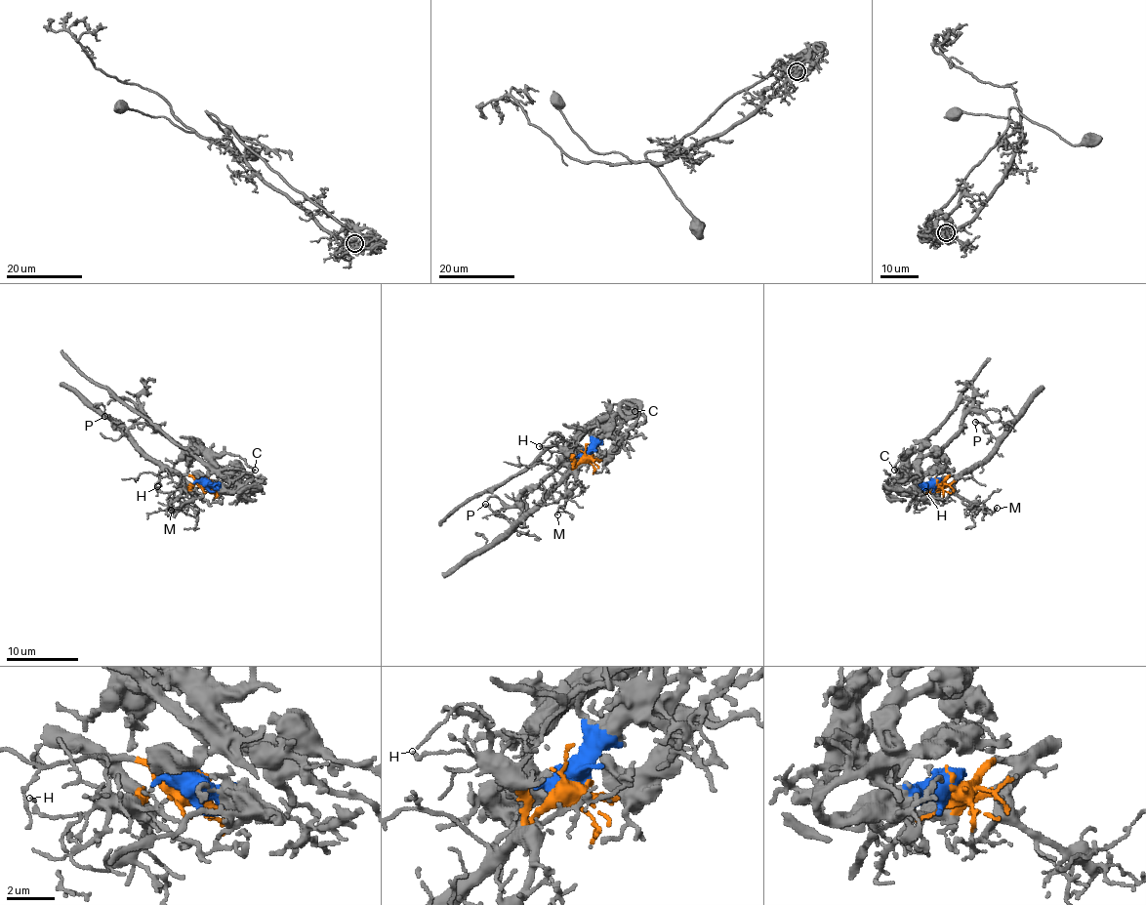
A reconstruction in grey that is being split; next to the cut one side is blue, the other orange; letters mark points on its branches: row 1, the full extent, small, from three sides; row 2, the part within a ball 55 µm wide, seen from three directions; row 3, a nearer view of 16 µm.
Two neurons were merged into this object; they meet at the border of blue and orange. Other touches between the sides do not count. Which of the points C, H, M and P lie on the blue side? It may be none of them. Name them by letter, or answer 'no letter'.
C

